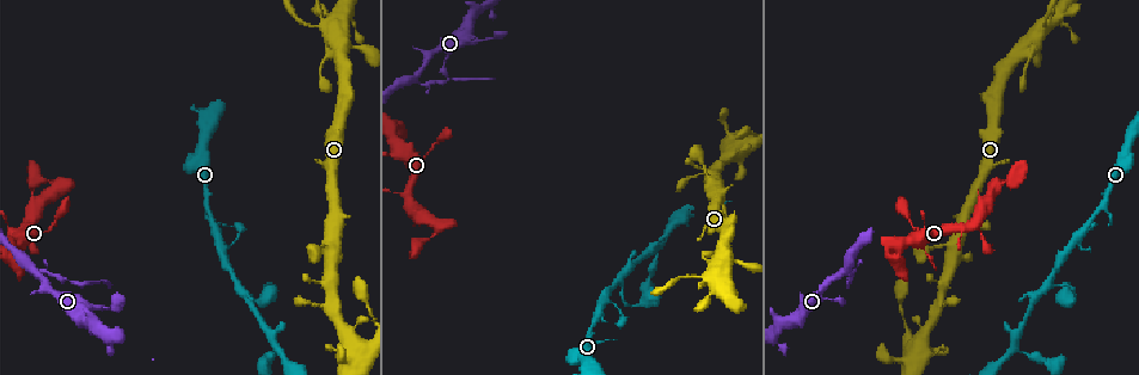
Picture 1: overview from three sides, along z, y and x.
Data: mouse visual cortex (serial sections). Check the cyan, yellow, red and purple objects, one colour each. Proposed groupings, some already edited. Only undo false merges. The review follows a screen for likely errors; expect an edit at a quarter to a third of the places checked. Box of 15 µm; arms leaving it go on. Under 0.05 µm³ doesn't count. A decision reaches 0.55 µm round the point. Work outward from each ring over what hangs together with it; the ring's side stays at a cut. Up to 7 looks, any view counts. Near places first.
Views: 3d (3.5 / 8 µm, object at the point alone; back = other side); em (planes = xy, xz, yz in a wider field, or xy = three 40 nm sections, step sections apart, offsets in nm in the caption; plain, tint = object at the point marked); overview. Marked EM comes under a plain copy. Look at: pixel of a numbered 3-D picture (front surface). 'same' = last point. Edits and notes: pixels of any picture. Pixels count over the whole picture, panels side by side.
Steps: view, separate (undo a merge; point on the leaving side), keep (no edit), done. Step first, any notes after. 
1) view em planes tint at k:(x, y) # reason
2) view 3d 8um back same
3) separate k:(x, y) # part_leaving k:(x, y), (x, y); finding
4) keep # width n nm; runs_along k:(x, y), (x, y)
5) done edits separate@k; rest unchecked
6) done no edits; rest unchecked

view 3d 3.5um at 1:(325, 27) # sharp bend

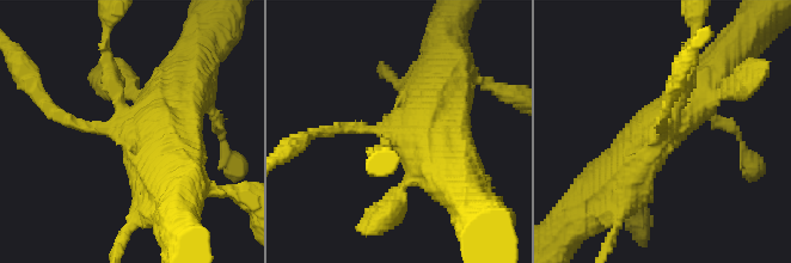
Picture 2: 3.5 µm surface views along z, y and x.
view em planes tint at 2:(664, 130) # now the EM

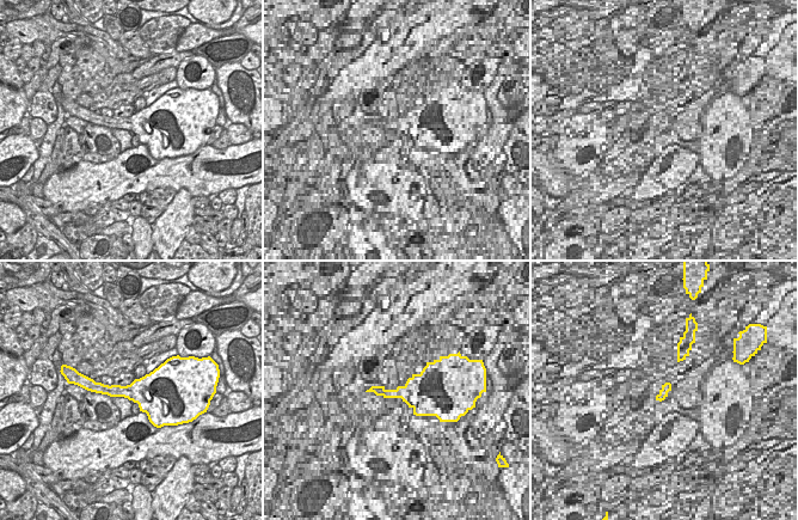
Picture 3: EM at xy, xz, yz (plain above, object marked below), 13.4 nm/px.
keep # runs_along 2:(602, 190), (706, 79); one cell here

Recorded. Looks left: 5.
view 3d 3.5um at 1:(35, 271) # thin arm on a thick one

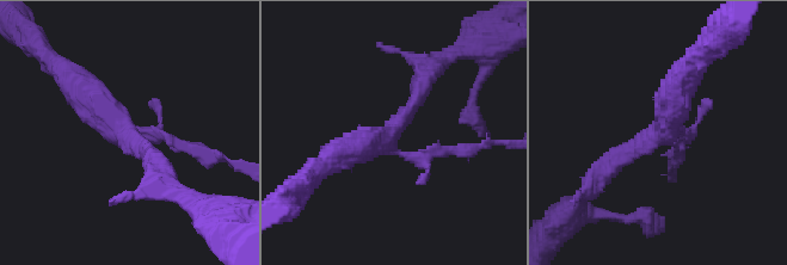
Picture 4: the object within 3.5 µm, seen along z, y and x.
view em xy step 2 tint at 4:(124, 133) # arms 3; arm_widths 150, 250, 400 nm

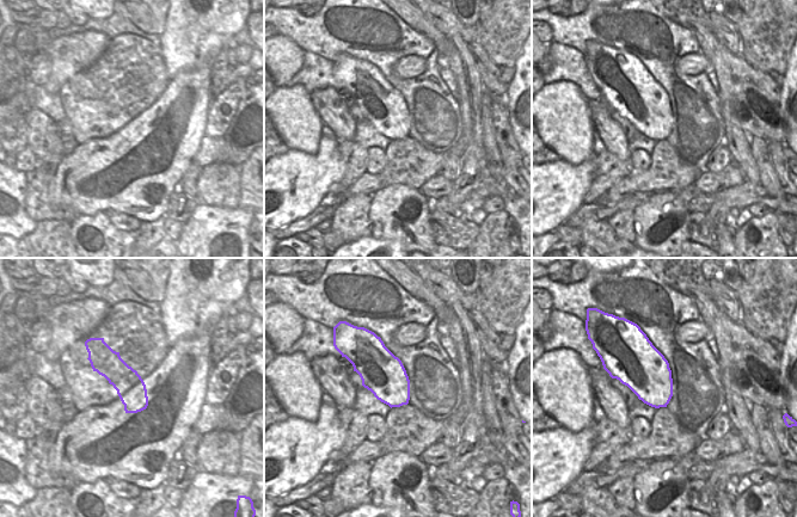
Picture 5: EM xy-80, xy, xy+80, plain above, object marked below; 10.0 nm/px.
separate 4:(173, 145) # width 420 nm; part_leaving 4:(140, 131), (243, 164); a second cell is stuck on

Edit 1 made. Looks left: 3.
view 3d 3.5um at 1:(104, 306) # a narrow waist

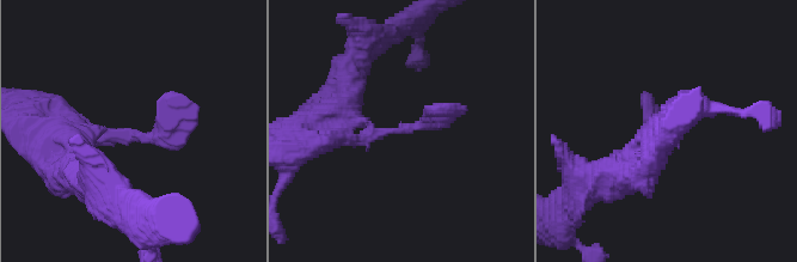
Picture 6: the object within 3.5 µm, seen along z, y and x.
view em planes tint at 6:(127, 134)

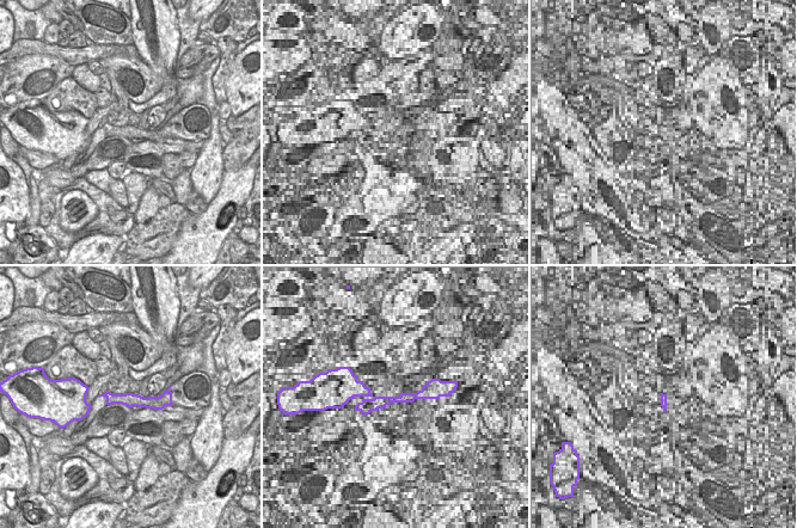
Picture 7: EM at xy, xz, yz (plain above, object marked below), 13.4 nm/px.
keep # runs_along 7:(108, 396), (140, 401), (166, 396); all the same cell

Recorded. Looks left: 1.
done edits separate@4; rest unchecked

